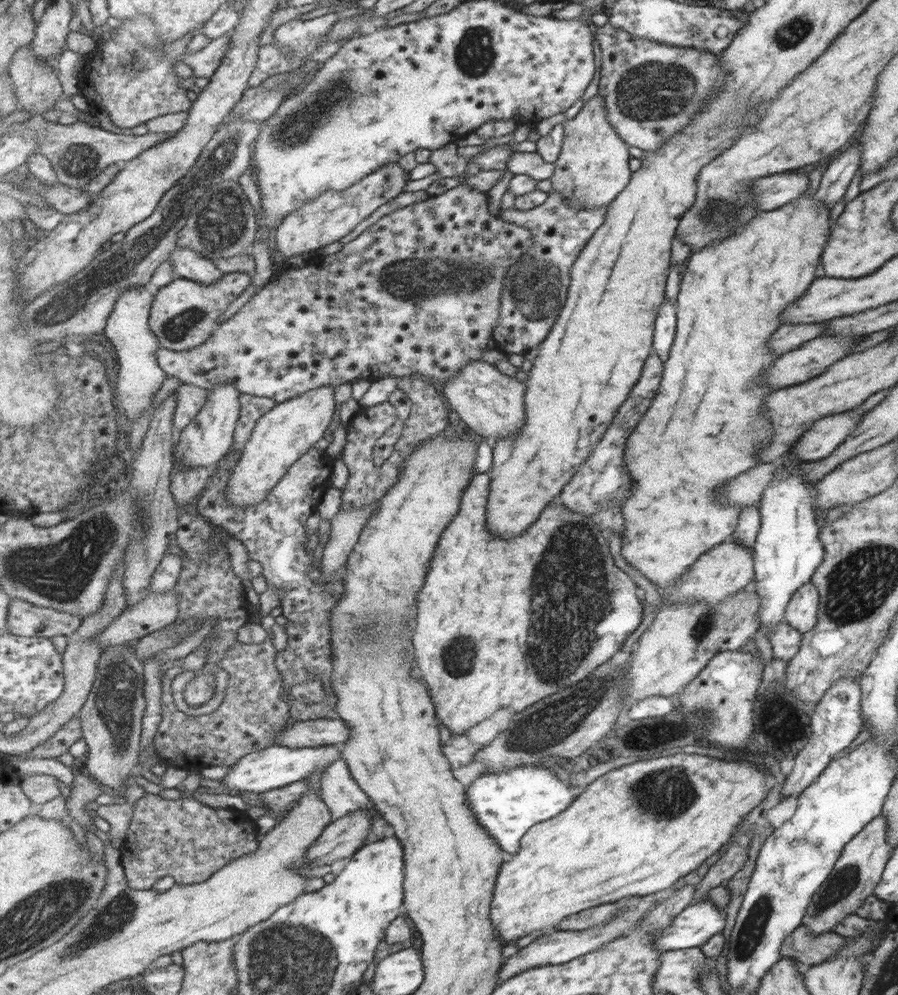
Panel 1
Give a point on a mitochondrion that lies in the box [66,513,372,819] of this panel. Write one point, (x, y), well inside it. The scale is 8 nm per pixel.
(114, 702)

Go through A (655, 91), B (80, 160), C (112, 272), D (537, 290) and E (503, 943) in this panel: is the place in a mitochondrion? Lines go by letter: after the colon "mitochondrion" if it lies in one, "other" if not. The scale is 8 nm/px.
A: mitochondrion
B: mitochondrion
C: mitochondrion
D: mitochondrion
E: other

